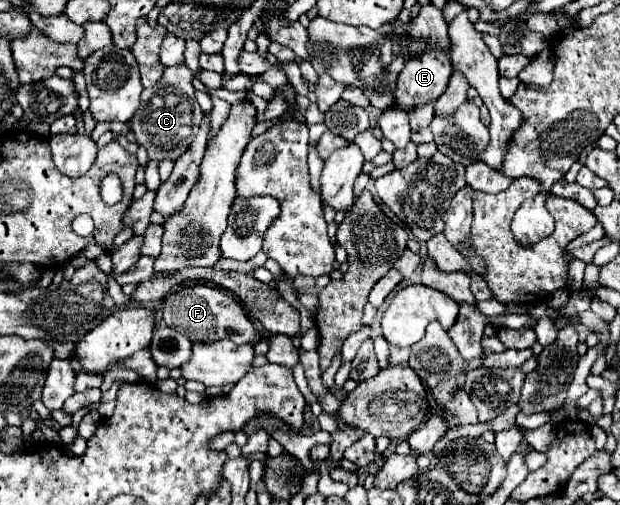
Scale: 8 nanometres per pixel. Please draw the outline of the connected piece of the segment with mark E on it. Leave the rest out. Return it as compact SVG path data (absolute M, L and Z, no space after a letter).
M419 53L407 61L397 77L393 107L411 111L419 105L437 101L447 89L451 73L453 69L447 53Z

